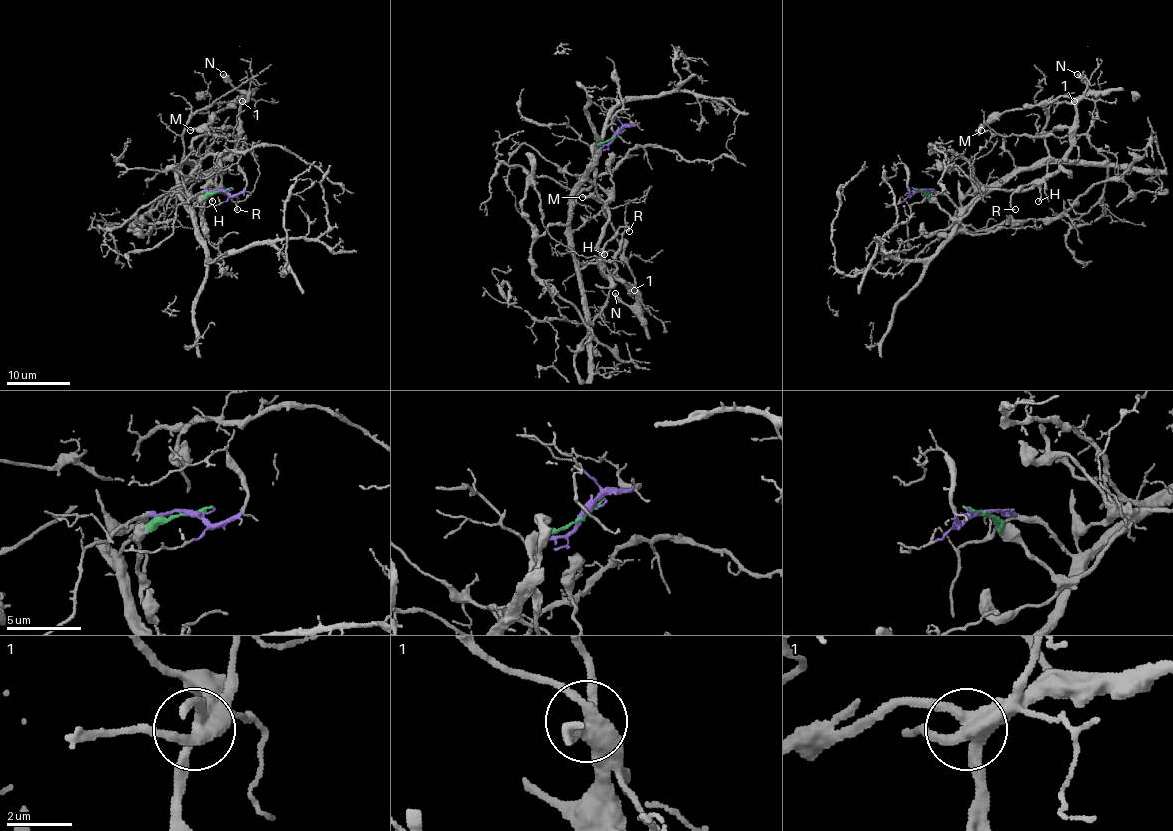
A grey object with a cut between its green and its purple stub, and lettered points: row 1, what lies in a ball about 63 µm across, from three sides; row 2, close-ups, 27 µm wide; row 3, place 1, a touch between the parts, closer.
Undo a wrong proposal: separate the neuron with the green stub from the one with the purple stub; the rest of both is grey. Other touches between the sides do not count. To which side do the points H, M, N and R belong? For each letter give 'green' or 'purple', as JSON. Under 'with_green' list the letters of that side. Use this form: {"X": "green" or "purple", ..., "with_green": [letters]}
{"H": "green", "M": "green", "N": "green", "R": "green", "with_green": ["H", "M", "N", "R"]}

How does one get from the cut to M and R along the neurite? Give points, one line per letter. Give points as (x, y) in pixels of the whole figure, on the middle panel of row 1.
M: (616, 134), (594, 149), (594, 190), (609, 222), (599, 244), (601, 269), (634, 290), (607, 209), (582, 196)
R: (616, 134), (594, 149), (594, 190), (604, 203), (609, 222), (601, 249), (621, 226), (628, 226), (629, 231)

